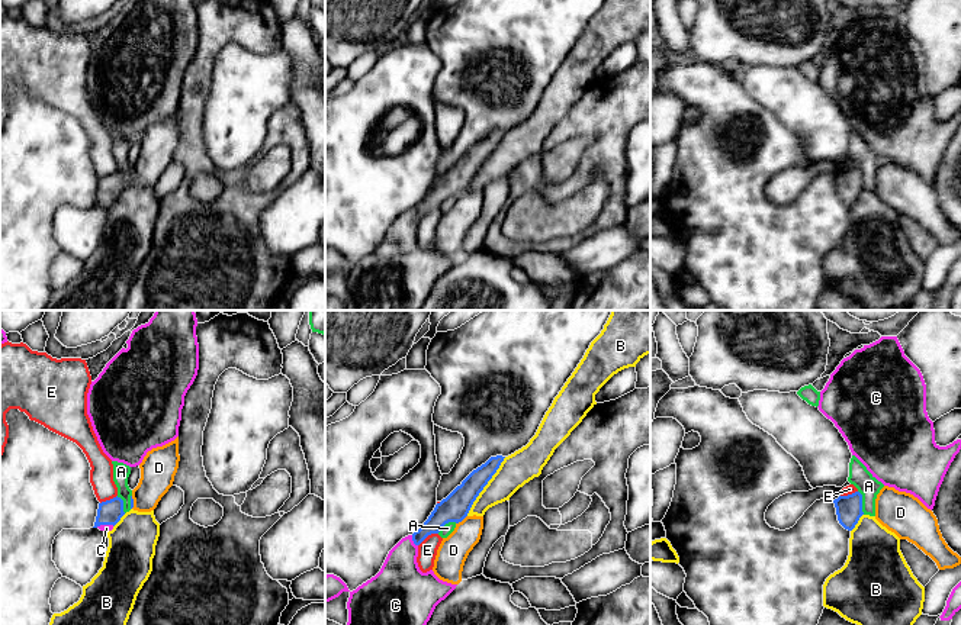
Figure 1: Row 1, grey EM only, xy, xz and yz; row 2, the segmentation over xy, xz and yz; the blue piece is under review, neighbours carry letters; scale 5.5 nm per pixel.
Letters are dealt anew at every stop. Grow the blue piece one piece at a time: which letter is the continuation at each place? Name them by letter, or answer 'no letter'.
C

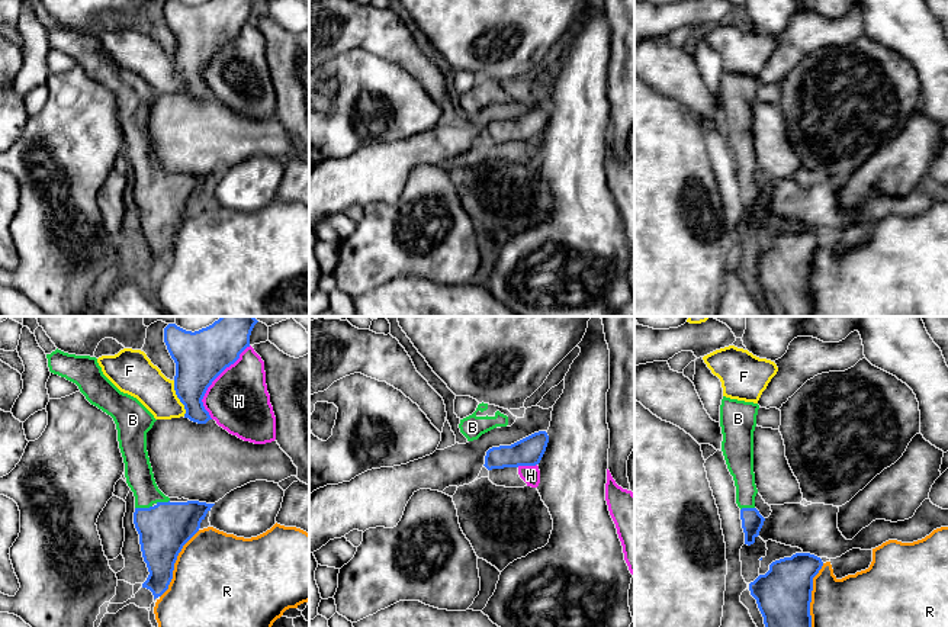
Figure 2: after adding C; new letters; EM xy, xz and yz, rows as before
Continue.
B

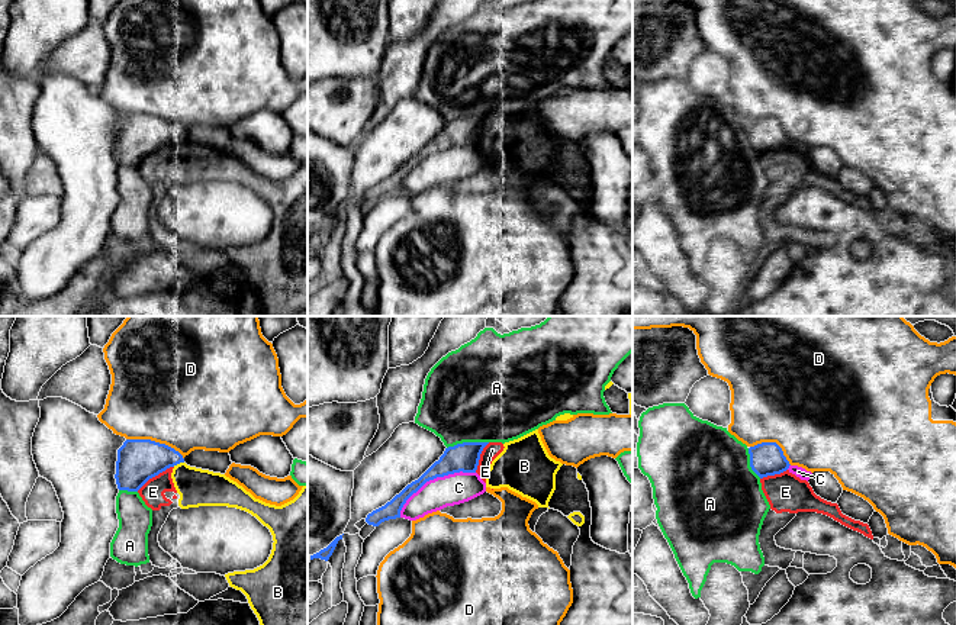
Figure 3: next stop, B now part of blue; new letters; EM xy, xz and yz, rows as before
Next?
no letter

